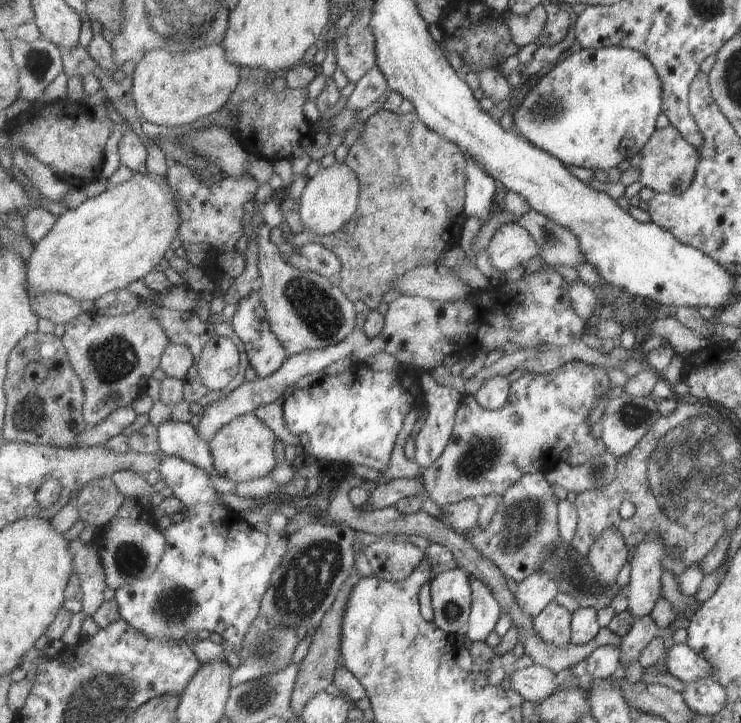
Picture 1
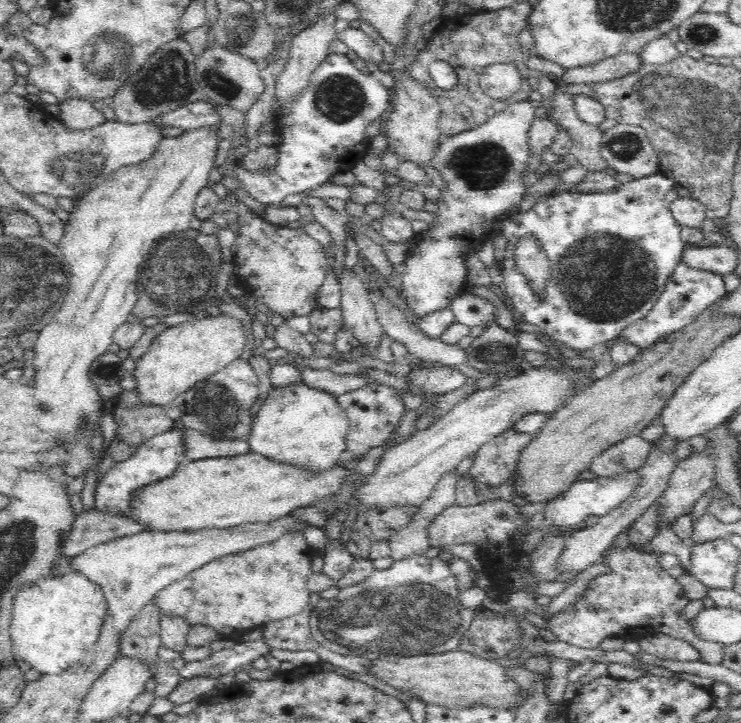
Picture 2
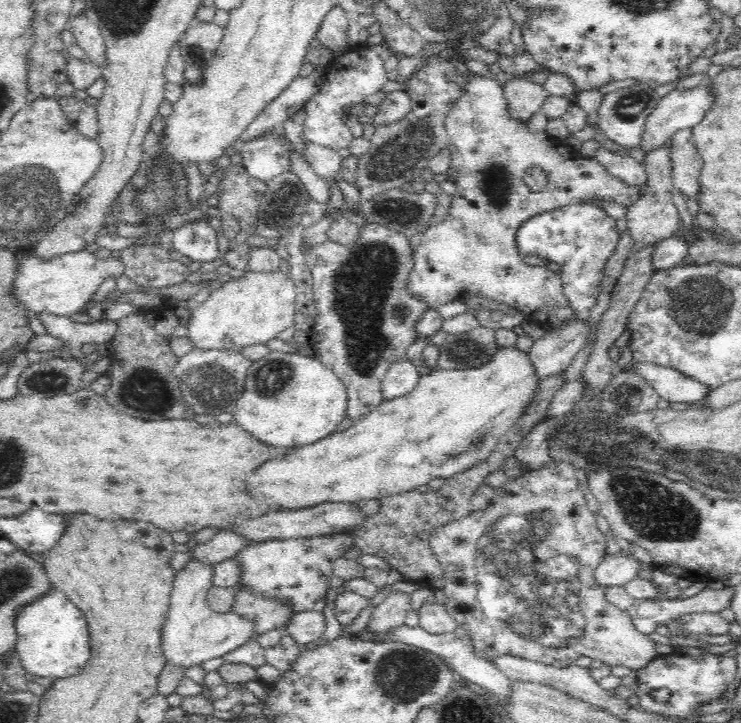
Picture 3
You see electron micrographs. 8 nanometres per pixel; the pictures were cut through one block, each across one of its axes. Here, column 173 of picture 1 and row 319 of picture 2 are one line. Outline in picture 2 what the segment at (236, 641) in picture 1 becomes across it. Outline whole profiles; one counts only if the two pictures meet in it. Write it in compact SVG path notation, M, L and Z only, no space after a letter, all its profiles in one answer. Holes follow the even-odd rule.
M660 174L632 179L618 188L603 193L582 193L561 190L536 203L528 212L512 214L500 225L508 241L503 267L498 276L512 310L535 325L542 333L576 351L598 351L603 343L616 339L629 324L644 318L654 308L674 269L683 262L685 243L681 240L681 225L676 222L665 200L667 192L676 186L673 180ZM536 237L551 262L551 276L546 285L547 297L540 299L528 285L528 279L518 269L514 249L520 238ZM464 293L457 296L451 304L455 322L460 322L466 326L483 326L487 328L495 321L495 307L479 295Z

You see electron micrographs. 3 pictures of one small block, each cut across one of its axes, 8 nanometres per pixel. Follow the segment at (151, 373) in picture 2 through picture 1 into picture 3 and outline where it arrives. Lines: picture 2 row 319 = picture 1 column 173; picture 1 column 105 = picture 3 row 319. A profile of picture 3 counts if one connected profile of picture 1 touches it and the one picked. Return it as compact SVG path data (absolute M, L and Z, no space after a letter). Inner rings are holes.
M280 269L274 272L266 271L248 271L246 270L244 276L237 279L226 279L224 284L220 288L212 291L209 294L207 300L202 303L198 303L194 306L192 313L190 315L189 323L187 325L188 333L187 337L191 339L194 348L214 348L218 350L236 350L240 351L242 346L248 346L250 344L265 344L277 338L278 334L282 330L288 330L288 328L294 328L295 326L295 316L296 316L296 303L297 303L297 289L295 288L294 279L291 275L283 274Z

